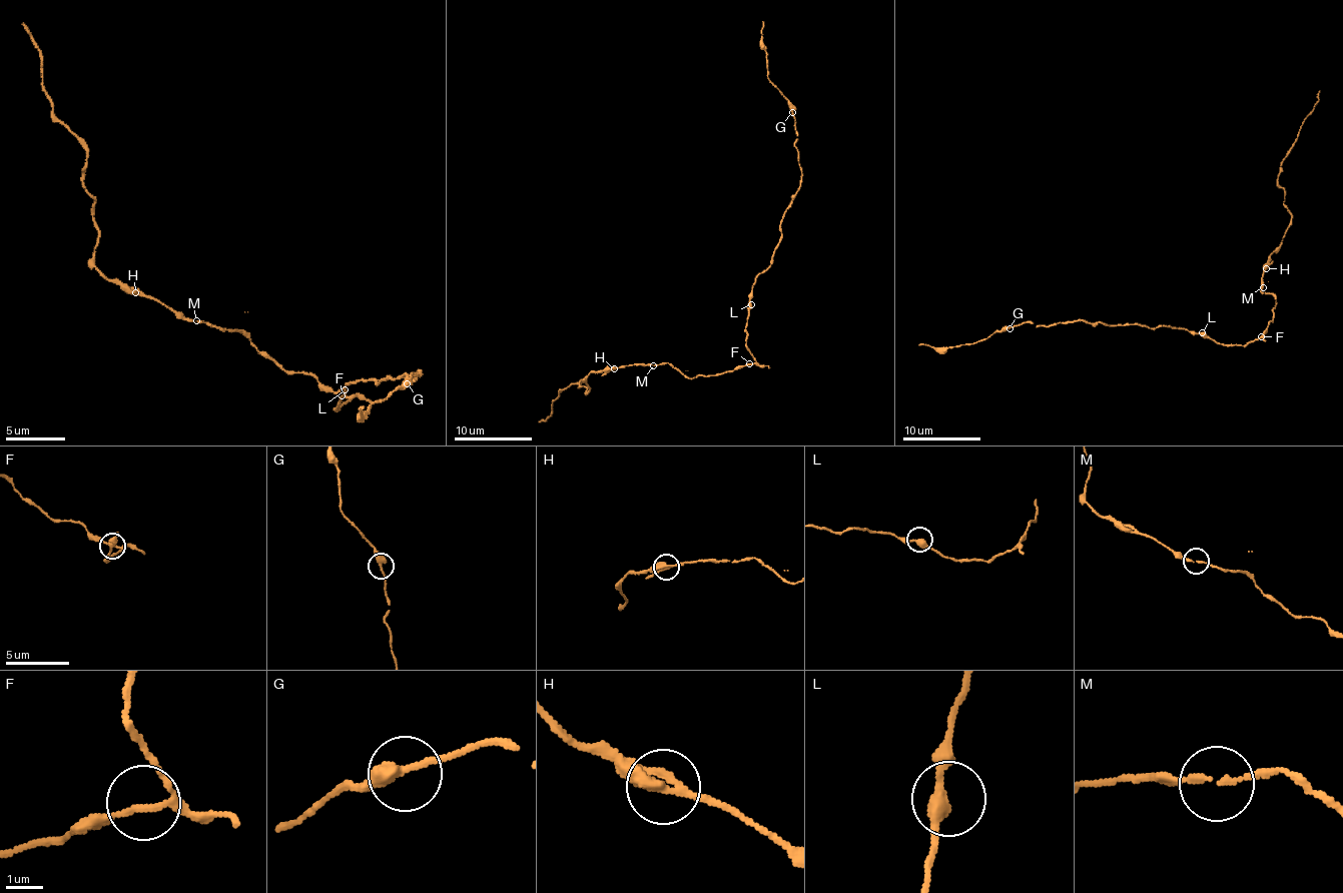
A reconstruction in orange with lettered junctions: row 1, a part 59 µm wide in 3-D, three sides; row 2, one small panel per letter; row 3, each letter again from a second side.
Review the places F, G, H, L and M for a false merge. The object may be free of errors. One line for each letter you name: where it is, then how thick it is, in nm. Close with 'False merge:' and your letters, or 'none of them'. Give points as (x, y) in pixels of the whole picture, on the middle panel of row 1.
H: place (614, 368); calibre 360 nm
False merge: H

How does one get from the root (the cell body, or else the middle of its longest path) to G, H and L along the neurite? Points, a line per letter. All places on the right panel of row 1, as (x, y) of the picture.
G: (1263, 334), (1243, 346), (1220, 344), (1171, 326), (1066, 320), (1047, 326), (1021, 322), (1010, 328)
H: (1263, 334), (1272, 320), (1272, 309), (1276, 305), (1276, 299), (1270, 293), (1261, 291), (1263, 272), (1266, 268)
L: (1263, 334), (1243, 346), (1214, 342), (1202, 332)

